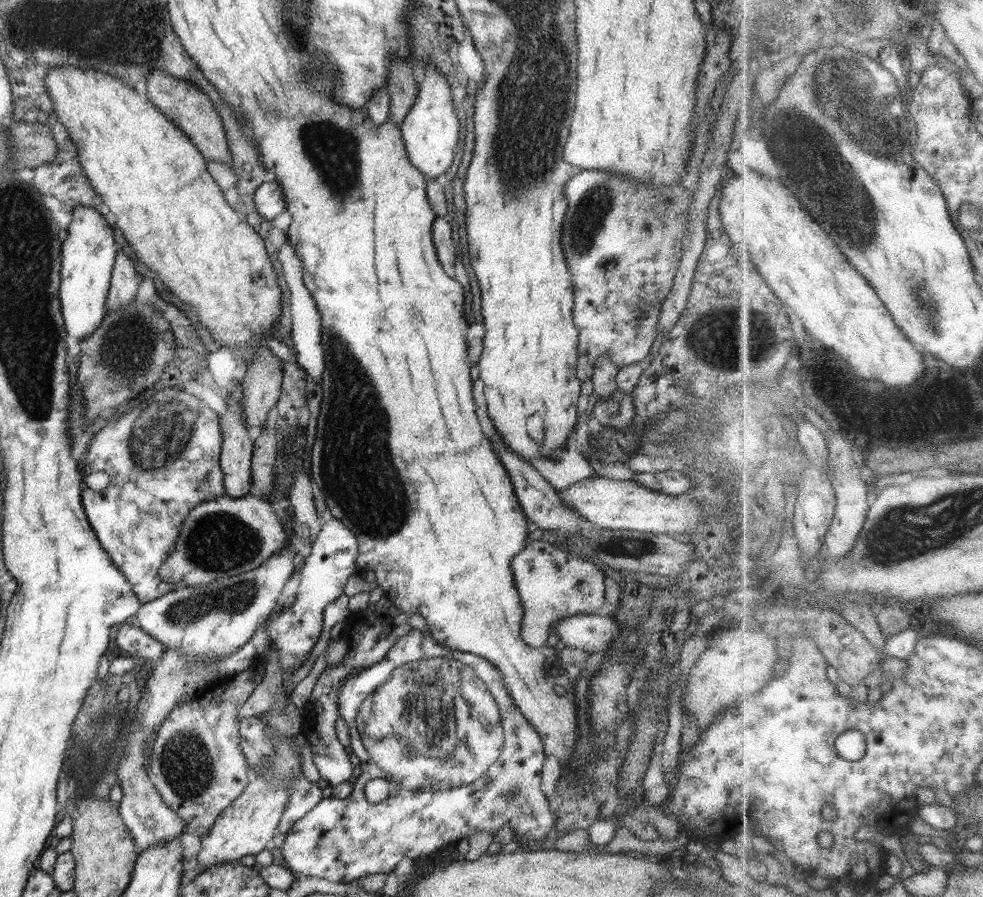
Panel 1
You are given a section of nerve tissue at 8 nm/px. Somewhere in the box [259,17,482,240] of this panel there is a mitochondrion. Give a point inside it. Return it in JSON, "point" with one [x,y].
{"point":[334,152]}

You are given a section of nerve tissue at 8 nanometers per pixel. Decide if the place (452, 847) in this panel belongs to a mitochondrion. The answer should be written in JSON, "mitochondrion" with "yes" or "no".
{"mitochondrion":"no"}

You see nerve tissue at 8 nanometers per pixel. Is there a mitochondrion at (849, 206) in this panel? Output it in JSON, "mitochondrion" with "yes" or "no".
{"mitochondrion":"yes"}

